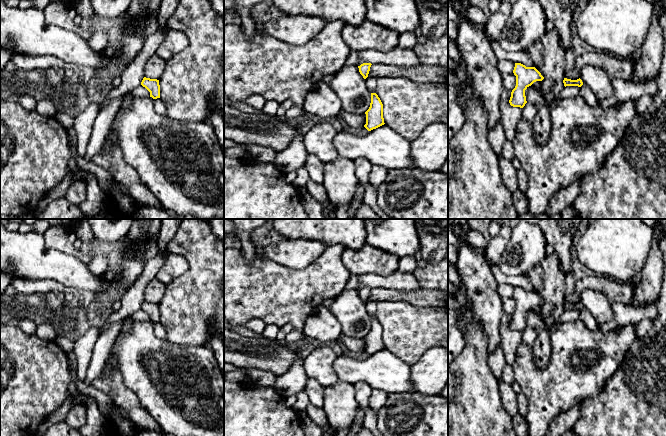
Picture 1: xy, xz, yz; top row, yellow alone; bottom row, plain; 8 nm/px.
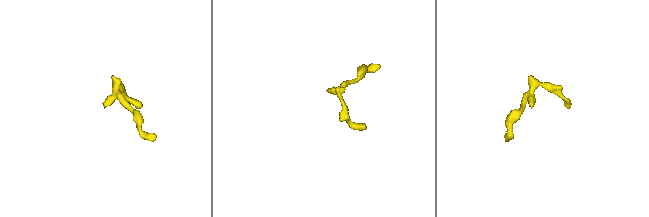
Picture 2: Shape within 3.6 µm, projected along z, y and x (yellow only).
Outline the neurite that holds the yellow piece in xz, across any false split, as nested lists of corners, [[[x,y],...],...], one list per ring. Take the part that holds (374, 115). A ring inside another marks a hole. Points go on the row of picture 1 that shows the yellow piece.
[[[368,77],[365,79],[365,84],[371,93],[371,103],[369,109],[363,114],[363,124],[368,131],[371,131],[385,124],[383,104],[376,94],[377,79]]]

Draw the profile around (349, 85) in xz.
[[[344,66],[329,83],[341,101],[341,110],[348,113],[364,114],[370,107],[371,93],[358,66]]]

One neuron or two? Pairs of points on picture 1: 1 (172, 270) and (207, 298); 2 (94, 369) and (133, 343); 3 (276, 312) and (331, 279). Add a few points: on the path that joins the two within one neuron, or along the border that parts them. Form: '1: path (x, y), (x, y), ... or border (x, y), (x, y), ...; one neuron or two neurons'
1: border (181, 254), (187, 261), (188, 268), (166, 285); two neurons
2: border (117, 338), (111, 351); two neurons
3: path (290, 298), (295, 293), (317, 282); one neuron

